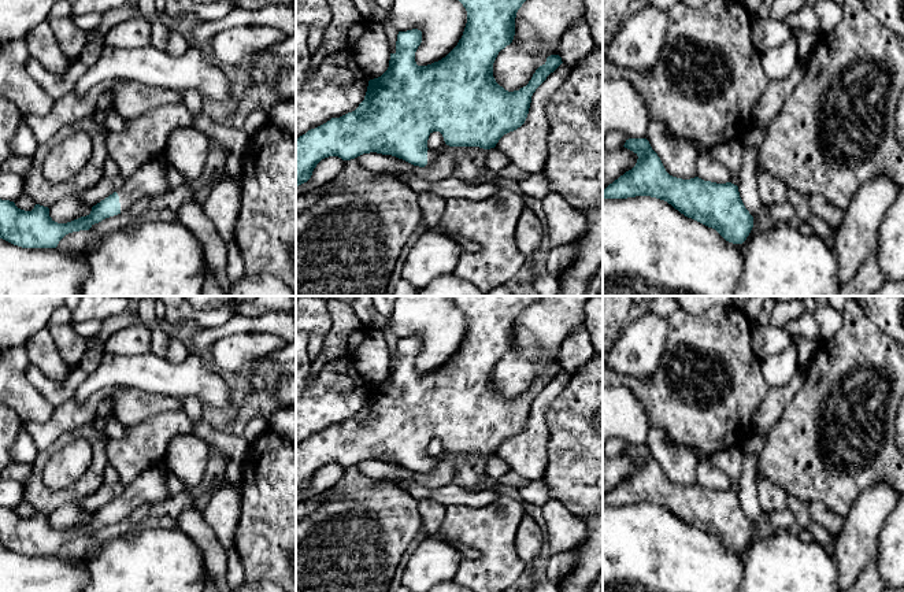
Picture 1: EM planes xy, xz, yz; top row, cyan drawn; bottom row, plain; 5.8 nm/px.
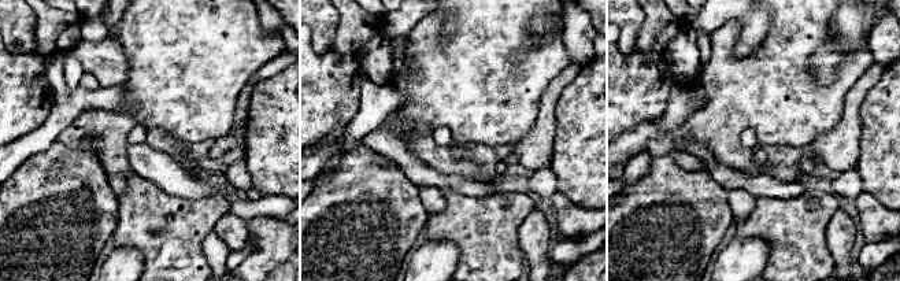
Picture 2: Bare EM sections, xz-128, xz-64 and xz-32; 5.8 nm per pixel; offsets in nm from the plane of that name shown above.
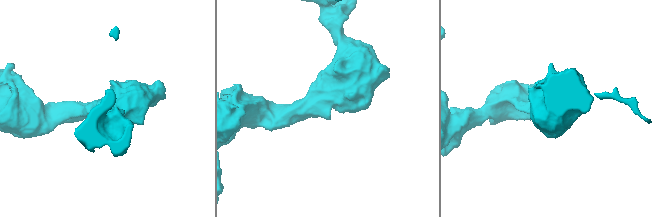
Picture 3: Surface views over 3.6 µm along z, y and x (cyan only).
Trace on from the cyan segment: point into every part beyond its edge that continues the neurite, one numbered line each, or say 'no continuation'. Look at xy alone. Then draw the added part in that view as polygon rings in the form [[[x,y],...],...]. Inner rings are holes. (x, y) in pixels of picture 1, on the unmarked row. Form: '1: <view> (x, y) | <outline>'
1: xy (149, 487) | [[[152,467],[141,473],[130,485],[125,486],[123,493],[116,497],[121,519],[127,519],[144,503],[149,503],[156,508],[163,500],[170,497],[166,486],[167,474],[167,467]]]

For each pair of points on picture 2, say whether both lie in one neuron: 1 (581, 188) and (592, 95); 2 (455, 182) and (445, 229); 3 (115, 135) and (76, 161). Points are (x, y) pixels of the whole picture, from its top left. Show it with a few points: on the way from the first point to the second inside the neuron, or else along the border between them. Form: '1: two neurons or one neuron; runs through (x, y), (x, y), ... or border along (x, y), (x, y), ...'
1: one neuron; runs through (591, 165), (591, 118)
2: two neurons; border along (444, 191), (485, 196)
3: two neurons; border along (59, 143), (89, 150), (107, 176)

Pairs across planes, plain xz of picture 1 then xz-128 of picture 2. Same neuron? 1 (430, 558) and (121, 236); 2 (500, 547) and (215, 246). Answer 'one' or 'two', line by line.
1: two
2: two

